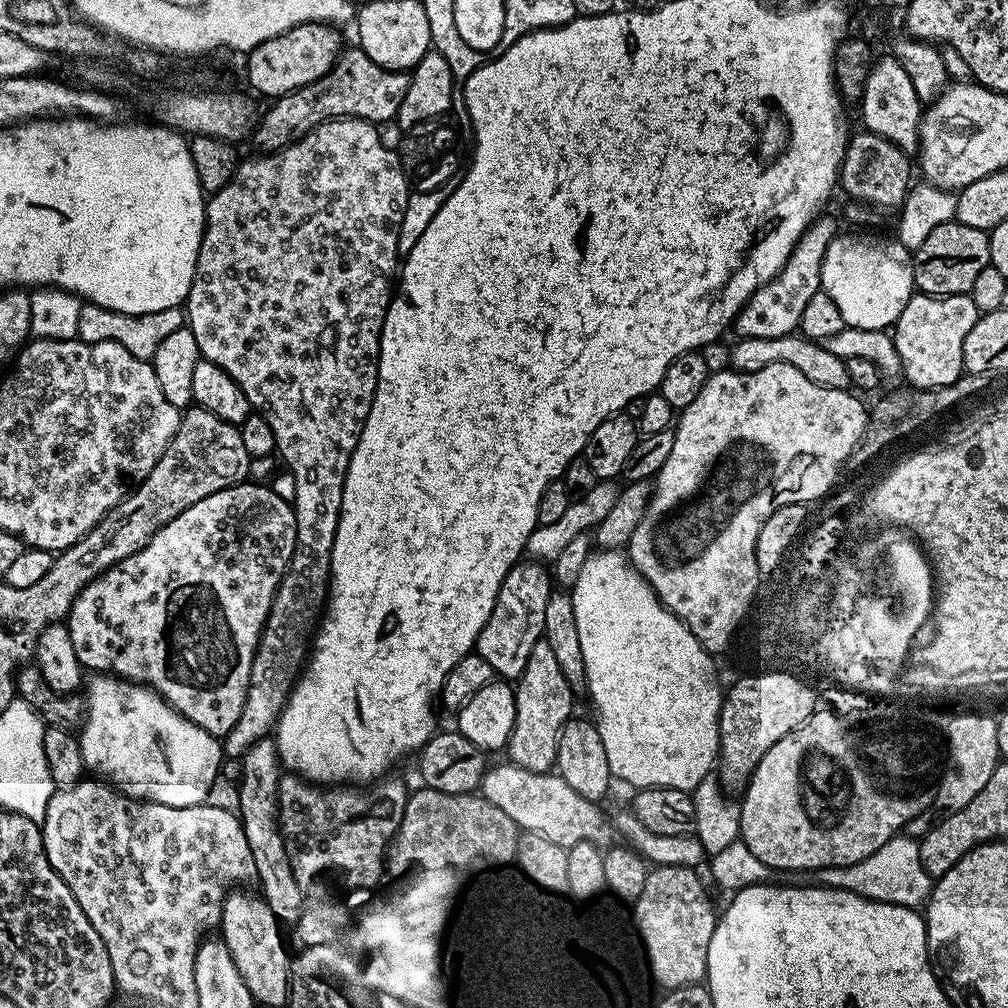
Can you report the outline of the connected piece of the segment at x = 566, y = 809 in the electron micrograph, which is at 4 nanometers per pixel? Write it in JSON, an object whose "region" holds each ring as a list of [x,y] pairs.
{"region":[[[503,762],[489,767],[484,774],[482,795],[498,810],[510,814],[514,822],[525,832],[537,832],[550,838],[550,842],[558,842],[563,848],[573,848],[578,842],[590,842],[601,846],[613,843],[613,825],[604,817],[604,812],[597,801],[582,798],[578,790],[570,790],[566,782],[558,774],[531,772],[511,762]]]}

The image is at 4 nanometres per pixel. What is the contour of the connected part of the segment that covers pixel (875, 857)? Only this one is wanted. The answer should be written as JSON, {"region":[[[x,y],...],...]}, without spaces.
{"region":[[[897,834],[887,840],[870,858],[851,865],[850,872],[856,875],[854,890],[868,900],[880,900],[884,904],[901,904],[916,908],[927,901],[934,883],[933,877],[924,871],[920,861],[920,845],[907,834]]]}

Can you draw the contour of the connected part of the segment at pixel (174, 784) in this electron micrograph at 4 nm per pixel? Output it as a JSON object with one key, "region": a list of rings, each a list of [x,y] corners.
{"region":[[[112,674],[91,678],[86,723],[78,732],[85,769],[137,800],[175,808],[205,803],[220,772],[221,741],[194,726],[145,685]]]}

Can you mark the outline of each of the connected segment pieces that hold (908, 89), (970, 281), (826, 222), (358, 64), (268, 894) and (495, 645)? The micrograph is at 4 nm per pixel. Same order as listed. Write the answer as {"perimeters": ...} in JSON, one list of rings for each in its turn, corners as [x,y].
{"perimeters":[[[[888,54],[875,61],[864,83],[864,90],[858,97],[863,127],[894,142],[904,152],[912,154],[920,146],[920,118],[922,101],[914,94],[914,85],[910,83],[910,74],[900,65],[895,55]]],[[[956,219],[938,226],[926,242],[915,249],[912,261],[915,287],[925,296],[962,296],[971,293],[978,273],[986,270],[992,262],[988,237],[985,229],[959,224]]],[[[821,214],[809,224],[807,230],[802,234],[802,238],[794,246],[786,266],[771,280],[769,284],[763,284],[756,293],[748,299],[748,305],[736,316],[734,321],[734,332],[737,337],[749,340],[758,338],[759,340],[776,340],[780,336],[791,336],[800,327],[802,312],[806,308],[807,302],[814,297],[816,292],[821,291],[820,275],[822,274],[822,258],[830,246],[832,237],[837,235],[838,228],[834,221],[828,217],[828,214]]],[[[358,46],[345,47],[336,59],[336,65],[322,78],[302,86],[296,92],[287,92],[284,96],[275,97],[269,103],[272,105],[265,112],[263,109],[262,115],[256,120],[250,139],[252,138],[256,143],[257,153],[275,154],[287,144],[302,139],[307,132],[314,130],[320,124],[325,124],[328,120],[353,116],[355,120],[370,120],[380,126],[383,125],[383,120],[395,121],[396,112],[402,106],[402,98],[406,98],[406,90],[409,86],[408,72],[391,72],[378,66],[378,62],[374,62],[374,58],[367,56]]],[[[275,739],[260,740],[239,761],[240,764],[240,800],[238,796],[238,815],[244,825],[246,842],[250,846],[250,854],[254,858],[259,895],[264,897],[266,906],[274,914],[281,925],[291,926],[296,923],[306,907],[305,889],[298,886],[298,878],[294,878],[294,870],[288,865],[288,855],[284,849],[284,839],[280,833],[278,809],[276,807],[276,791],[280,785],[282,765],[276,754]]],[[[518,562],[508,571],[506,578],[500,583],[500,589],[494,602],[494,610],[490,610],[490,618],[482,626],[476,639],[474,651],[486,662],[490,662],[493,673],[508,682],[520,679],[522,670],[526,670],[526,662],[530,658],[530,650],[544,636],[546,622],[546,602],[550,602],[554,591],[554,580],[543,563]]]]}

